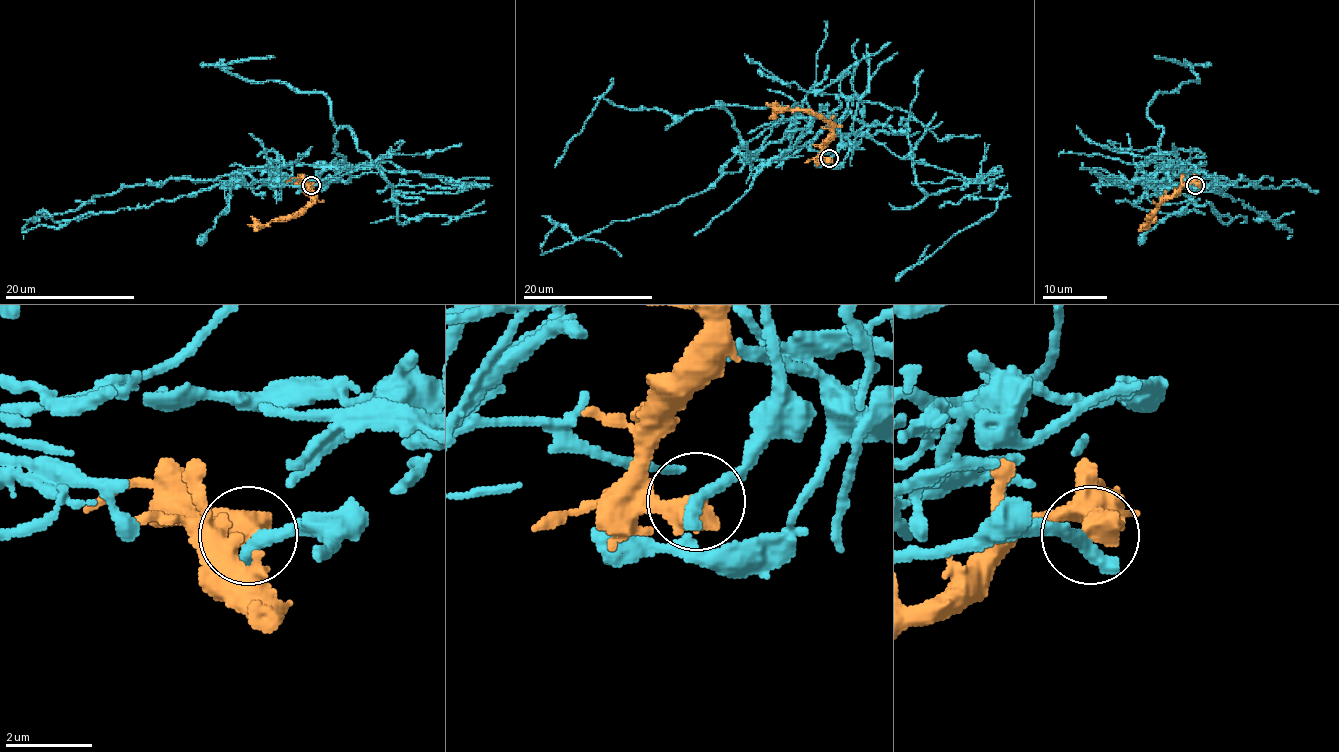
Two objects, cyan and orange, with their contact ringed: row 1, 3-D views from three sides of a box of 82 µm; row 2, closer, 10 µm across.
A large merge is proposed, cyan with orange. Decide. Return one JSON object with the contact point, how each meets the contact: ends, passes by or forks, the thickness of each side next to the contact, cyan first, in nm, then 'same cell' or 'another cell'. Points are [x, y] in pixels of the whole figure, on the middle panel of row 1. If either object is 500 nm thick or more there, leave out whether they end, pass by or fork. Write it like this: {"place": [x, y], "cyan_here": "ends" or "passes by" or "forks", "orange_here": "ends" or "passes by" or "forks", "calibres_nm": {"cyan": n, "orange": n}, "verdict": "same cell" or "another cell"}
{"place": [829, 158], "calibres_nm": {"cyan": 440, "orange": 700}, "verdict": "another cell"}

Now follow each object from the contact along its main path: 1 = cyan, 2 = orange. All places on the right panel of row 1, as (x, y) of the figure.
1: (1195, 185), (1158, 190), (1133, 181), (1190, 163), (1219, 189), (1300, 184), (1318, 190)
2: (1195, 185), (1193, 182), (1184, 182), (1148, 215), (1145, 224), (1140, 224)

